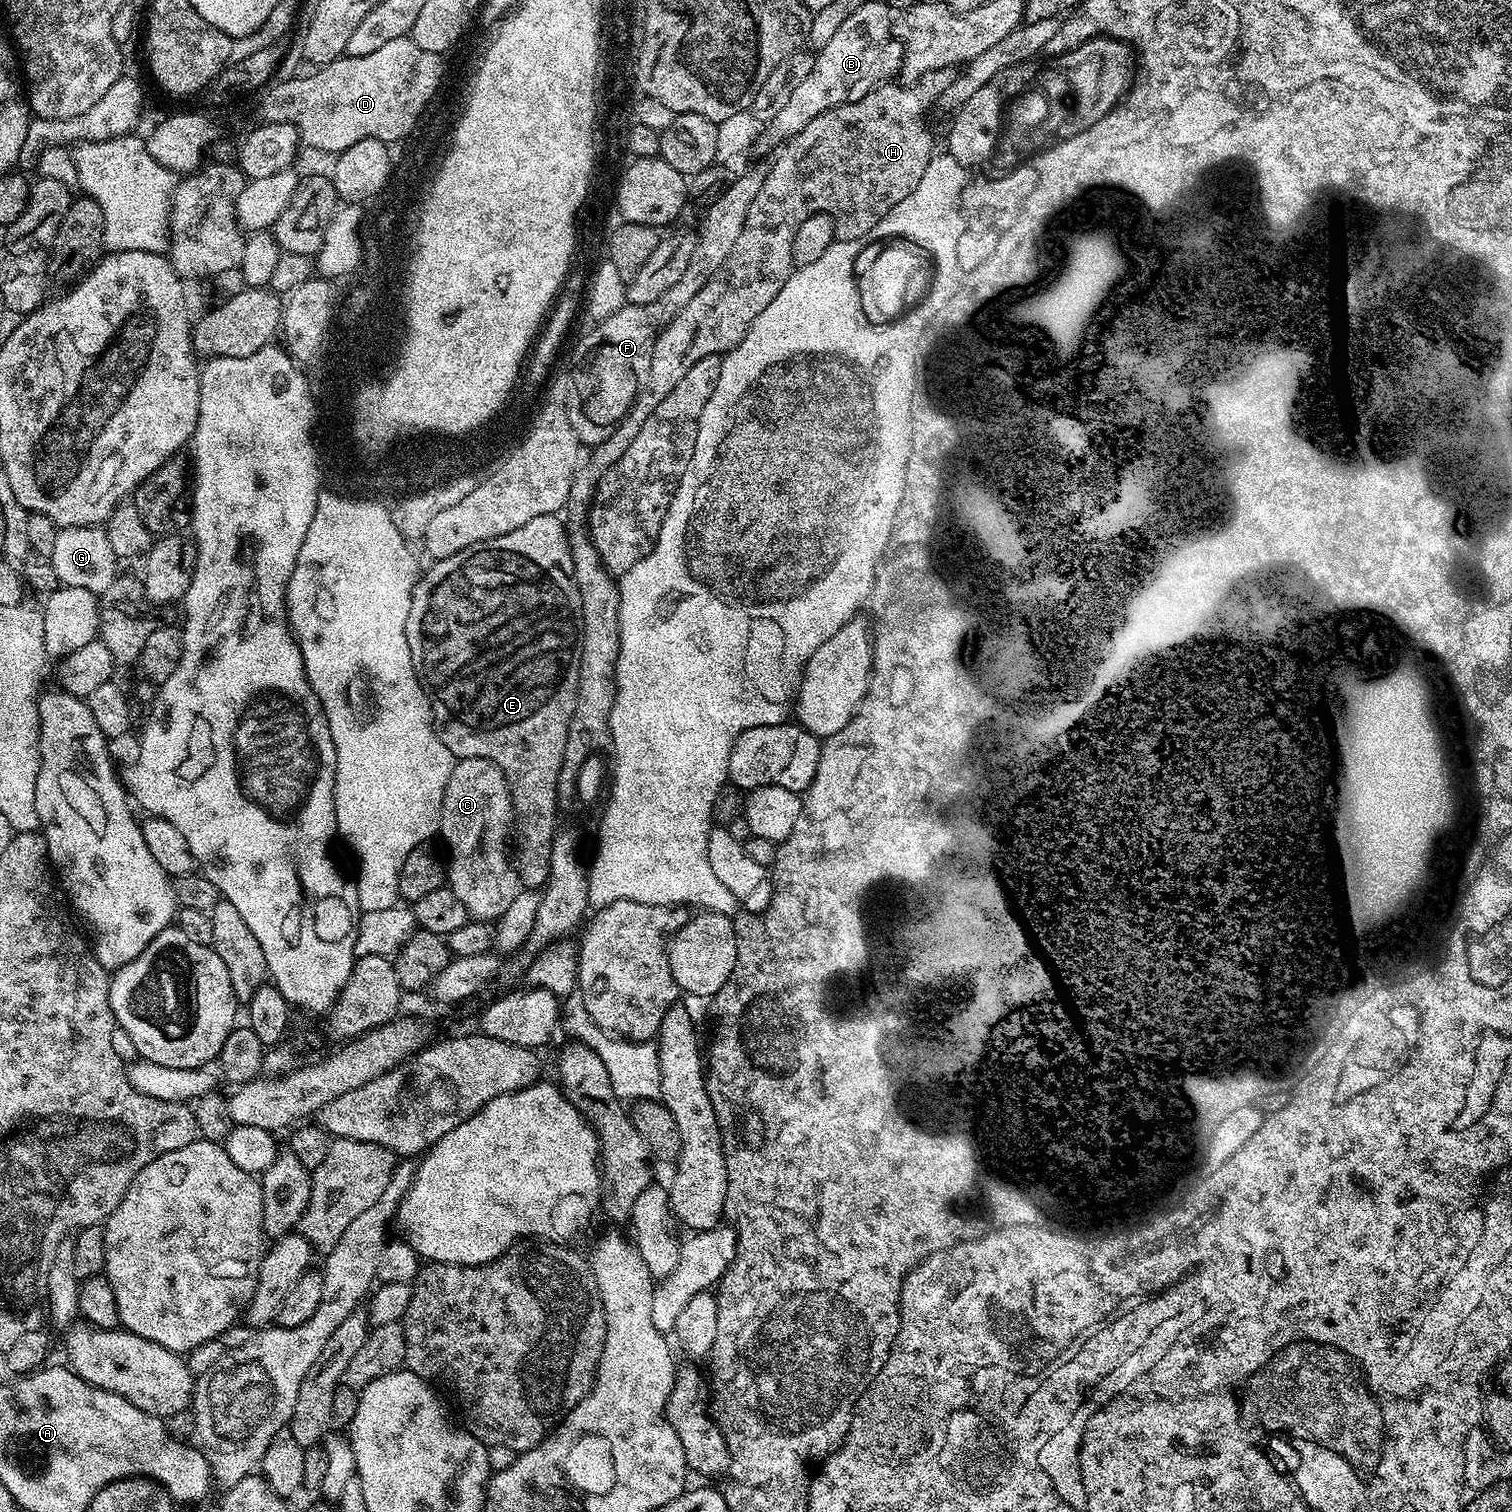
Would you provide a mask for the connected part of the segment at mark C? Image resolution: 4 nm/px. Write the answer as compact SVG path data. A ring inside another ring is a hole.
M459 759L452 767L443 790L440 836L446 842L446 882L461 899L468 915L484 923L498 920L522 890L522 881L510 855L510 839L514 824L512 795L498 765L488 759Z

